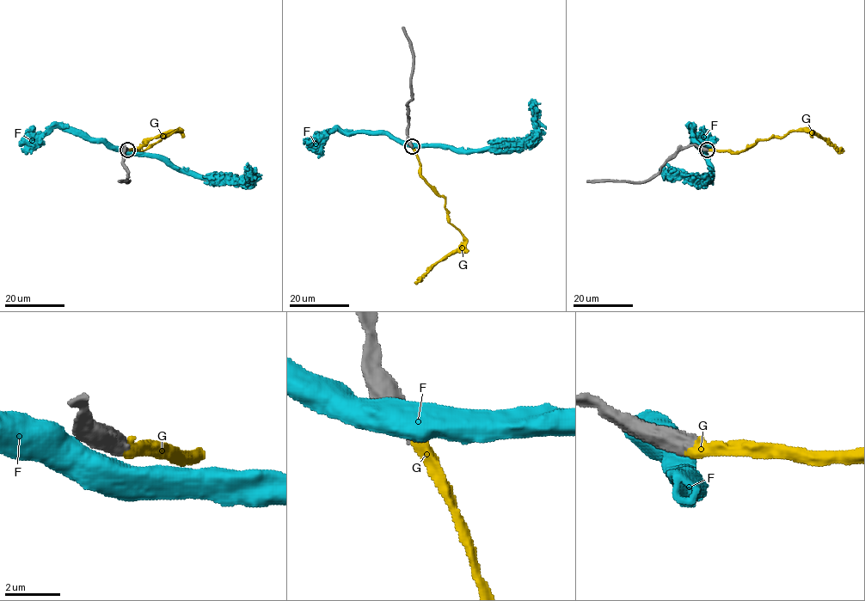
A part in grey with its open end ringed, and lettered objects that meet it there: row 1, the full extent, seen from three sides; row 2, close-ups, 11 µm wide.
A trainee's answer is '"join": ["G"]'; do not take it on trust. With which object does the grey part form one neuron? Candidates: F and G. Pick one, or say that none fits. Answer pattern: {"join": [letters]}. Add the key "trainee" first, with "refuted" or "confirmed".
{"trainee": "confirmed", "join": ["G"]}

